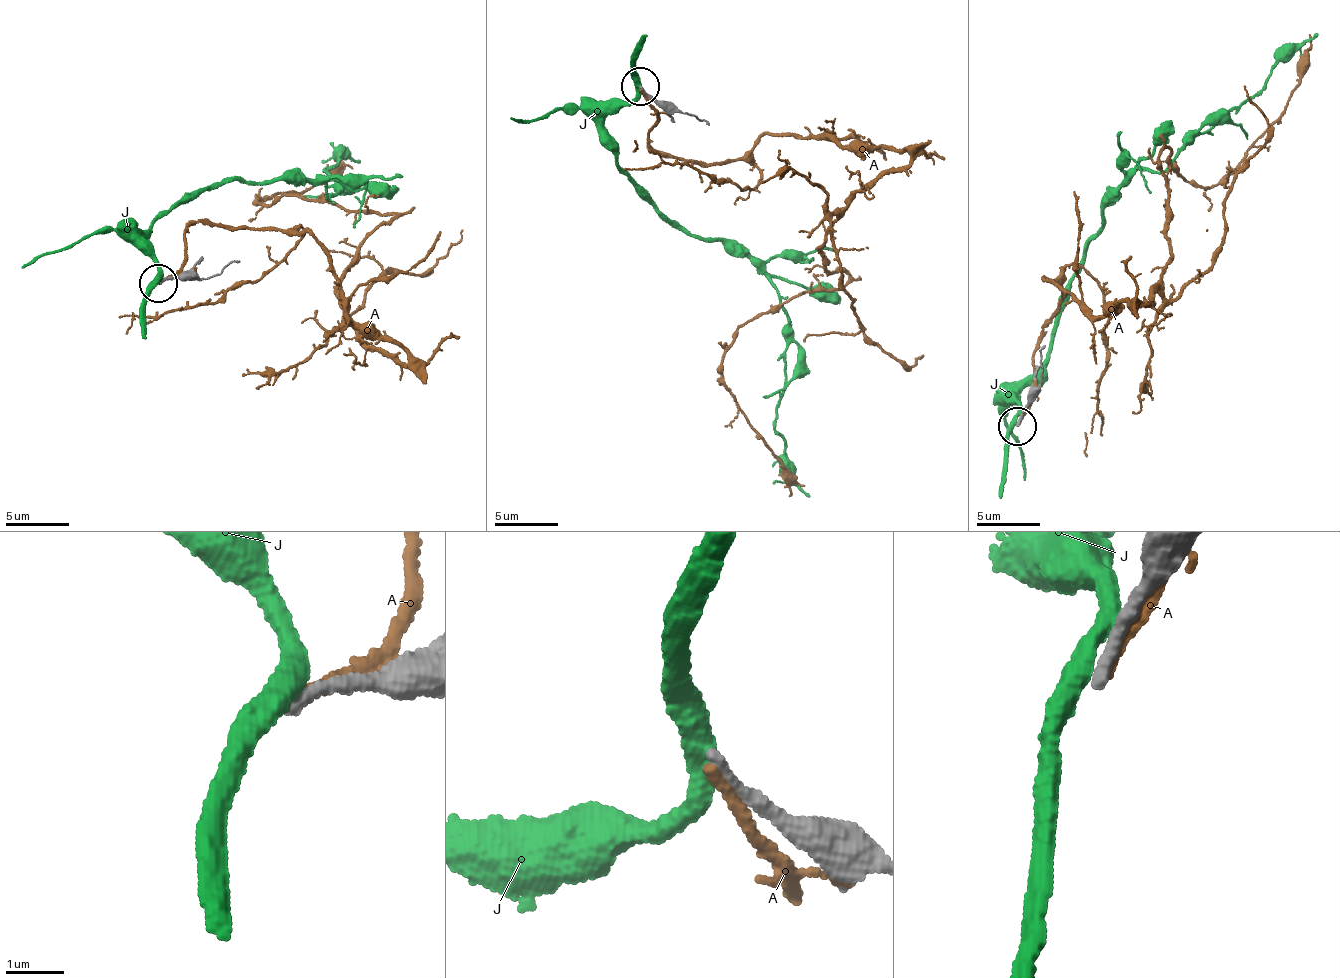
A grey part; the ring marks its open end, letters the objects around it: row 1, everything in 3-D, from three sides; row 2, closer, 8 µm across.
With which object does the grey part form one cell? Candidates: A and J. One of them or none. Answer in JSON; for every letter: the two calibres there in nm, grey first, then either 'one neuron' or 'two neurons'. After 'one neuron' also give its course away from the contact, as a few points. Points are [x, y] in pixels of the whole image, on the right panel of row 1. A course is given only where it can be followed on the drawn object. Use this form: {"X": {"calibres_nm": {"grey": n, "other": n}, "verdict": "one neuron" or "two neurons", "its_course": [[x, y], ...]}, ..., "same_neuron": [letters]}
{"A": {"calibres_nm": {"grey": 280, "other": 240}, "verdict": "two neurons"}, "J": {"calibres_nm": {"grey": 220, "other": 380}, "verdict": "two neurons"}, "same_neuron": []}

